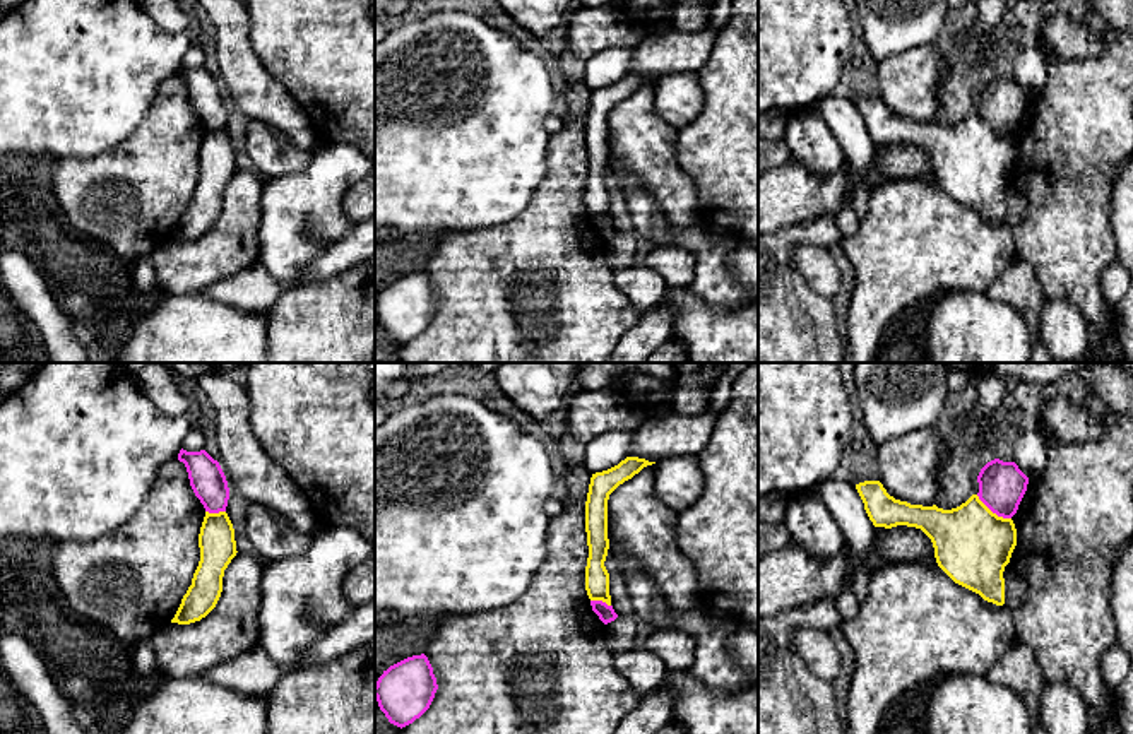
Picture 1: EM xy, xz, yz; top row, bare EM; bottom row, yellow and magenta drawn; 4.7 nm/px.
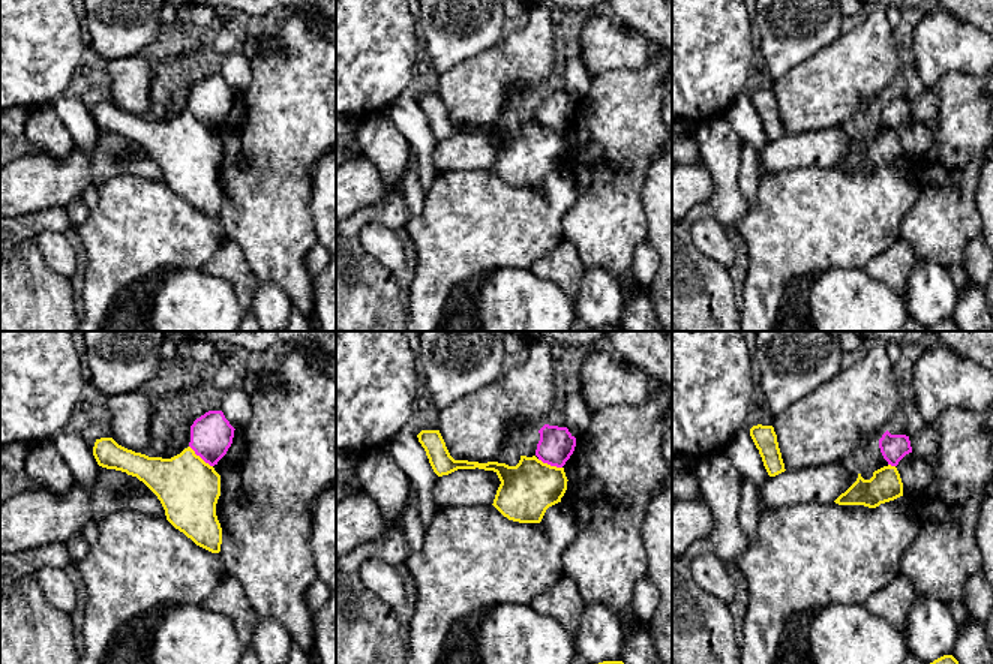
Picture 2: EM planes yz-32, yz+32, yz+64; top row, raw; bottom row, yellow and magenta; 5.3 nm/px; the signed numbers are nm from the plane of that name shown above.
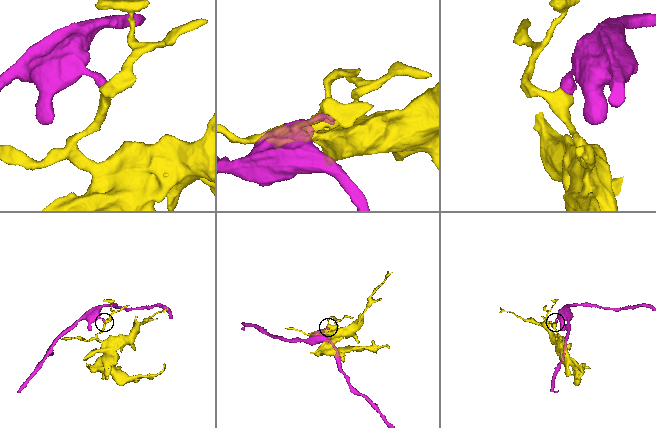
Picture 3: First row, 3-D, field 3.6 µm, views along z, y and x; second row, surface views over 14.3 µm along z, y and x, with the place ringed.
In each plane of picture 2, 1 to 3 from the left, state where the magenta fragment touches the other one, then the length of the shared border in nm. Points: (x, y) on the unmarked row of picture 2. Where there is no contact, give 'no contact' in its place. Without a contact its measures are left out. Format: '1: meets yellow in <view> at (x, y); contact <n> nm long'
1: meets yellow in yz-32 at (198, 120); contact 170 nm long
2: meets yellow in yz+32 at (549, 129); contact 140 nm long
3: meets yellow in yz+64 at (890, 129); contact 40 nm long

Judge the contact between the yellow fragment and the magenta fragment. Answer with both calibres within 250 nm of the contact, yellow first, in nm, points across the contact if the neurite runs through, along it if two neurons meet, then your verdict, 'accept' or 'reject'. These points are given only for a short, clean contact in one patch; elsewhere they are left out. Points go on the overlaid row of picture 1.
calibres 360 and 220 nm; border yz (976, 495), (993, 512), (1010, 519); reject

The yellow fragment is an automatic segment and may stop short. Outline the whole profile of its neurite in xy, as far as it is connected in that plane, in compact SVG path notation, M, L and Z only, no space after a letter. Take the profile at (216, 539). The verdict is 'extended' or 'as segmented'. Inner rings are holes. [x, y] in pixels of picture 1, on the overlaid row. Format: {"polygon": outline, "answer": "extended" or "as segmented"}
{"polygon": "M205 512L199 548L199 566L171 623L190 624L200 621L221 597L224 570L238 553L234 529L226 512Z", "answer": "as segmented"}

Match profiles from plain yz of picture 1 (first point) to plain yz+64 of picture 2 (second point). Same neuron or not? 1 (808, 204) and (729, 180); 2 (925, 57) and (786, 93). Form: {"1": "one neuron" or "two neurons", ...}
{"1": "two neurons", "2": "one neuron"}

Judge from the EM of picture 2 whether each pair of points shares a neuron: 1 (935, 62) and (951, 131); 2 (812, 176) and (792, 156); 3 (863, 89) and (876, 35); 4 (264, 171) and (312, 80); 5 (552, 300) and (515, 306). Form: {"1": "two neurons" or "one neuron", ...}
{"1": "two neurons", "2": "two neurons", "3": "one neuron", "4": "one neuron", "5": "one neuron"}

